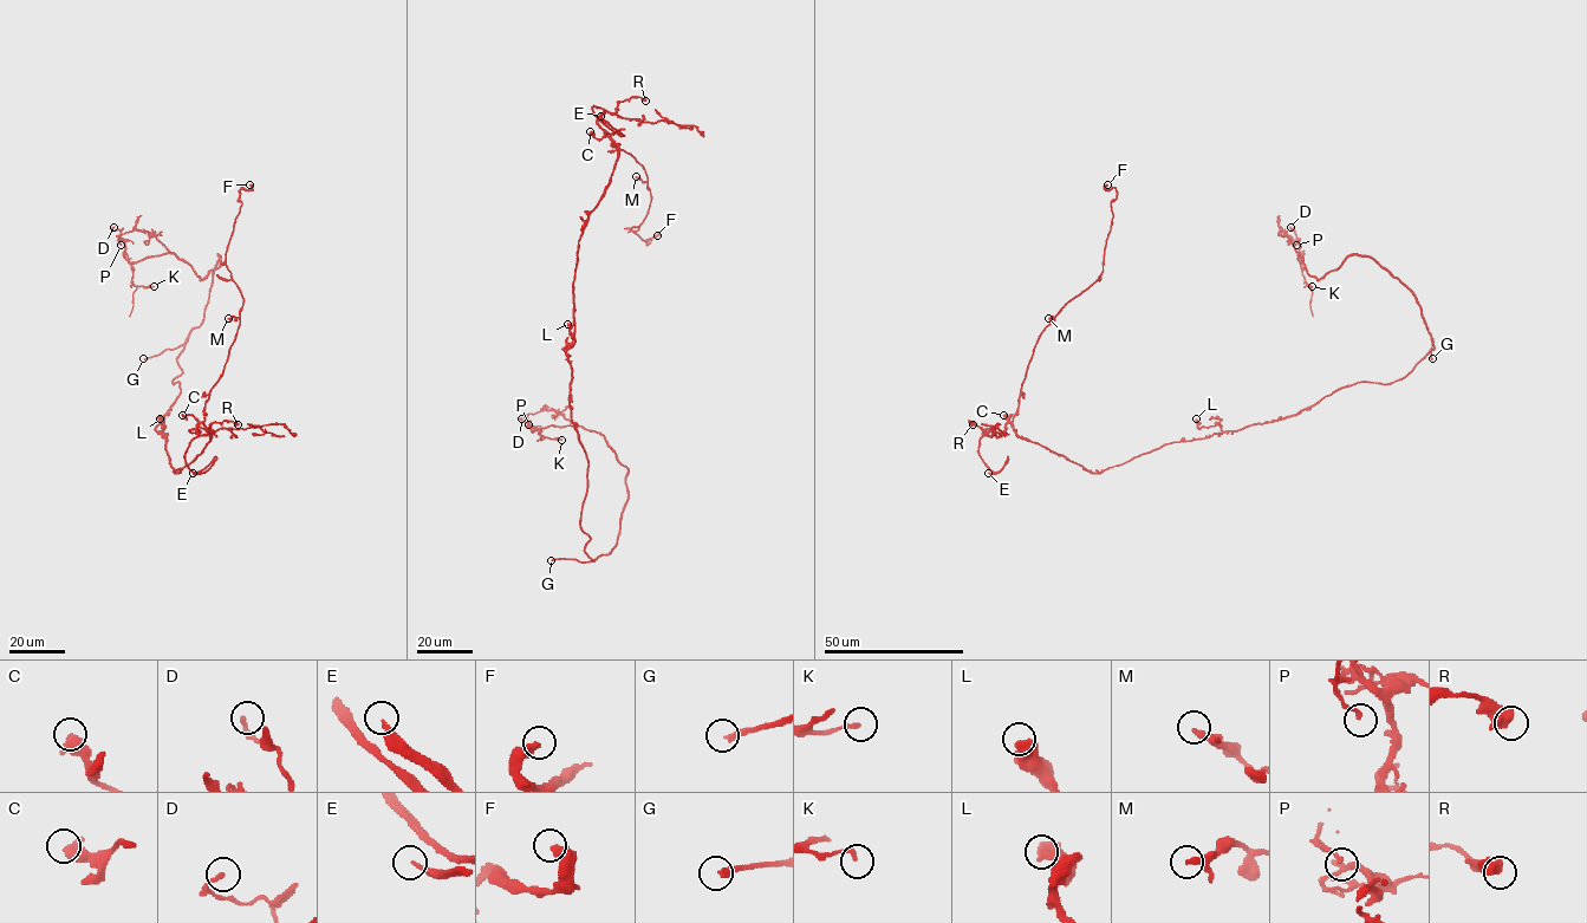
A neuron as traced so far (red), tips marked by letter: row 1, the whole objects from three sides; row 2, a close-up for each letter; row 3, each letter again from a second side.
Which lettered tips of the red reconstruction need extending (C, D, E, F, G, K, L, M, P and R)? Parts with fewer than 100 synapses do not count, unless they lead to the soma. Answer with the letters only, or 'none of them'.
E, G

